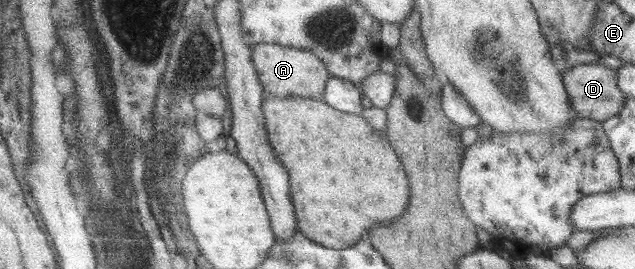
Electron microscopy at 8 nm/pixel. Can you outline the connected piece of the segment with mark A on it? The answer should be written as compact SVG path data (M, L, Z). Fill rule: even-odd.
M262 43L254 46L254 62L258 67L262 84L267 95L280 98L319 98L326 91L326 83L331 77L322 59L313 51L282 46L274 43Z

